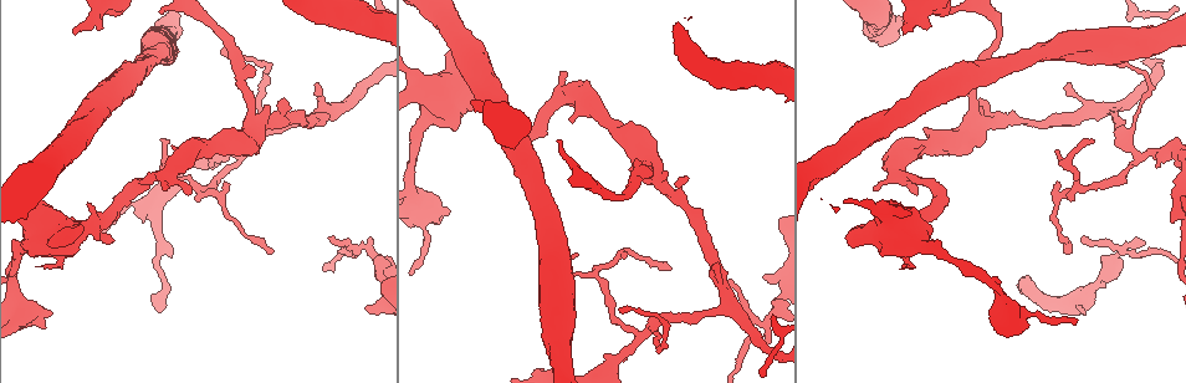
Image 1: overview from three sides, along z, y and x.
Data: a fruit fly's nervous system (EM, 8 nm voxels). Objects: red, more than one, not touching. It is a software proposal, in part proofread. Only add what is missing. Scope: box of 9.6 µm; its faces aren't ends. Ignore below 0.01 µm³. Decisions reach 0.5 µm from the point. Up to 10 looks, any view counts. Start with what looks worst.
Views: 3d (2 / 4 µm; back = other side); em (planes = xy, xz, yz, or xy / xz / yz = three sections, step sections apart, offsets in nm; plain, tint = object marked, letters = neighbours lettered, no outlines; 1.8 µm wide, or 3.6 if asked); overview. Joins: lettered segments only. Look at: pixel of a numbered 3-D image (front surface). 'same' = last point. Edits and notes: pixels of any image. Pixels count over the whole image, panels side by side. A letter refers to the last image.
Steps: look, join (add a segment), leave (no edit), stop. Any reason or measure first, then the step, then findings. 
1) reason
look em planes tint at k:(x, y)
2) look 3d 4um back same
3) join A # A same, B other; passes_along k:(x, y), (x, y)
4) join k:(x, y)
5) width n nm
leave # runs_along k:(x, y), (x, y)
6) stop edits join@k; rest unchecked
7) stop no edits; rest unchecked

end of a long branch
look 3d 4um at 1:(903, 33)

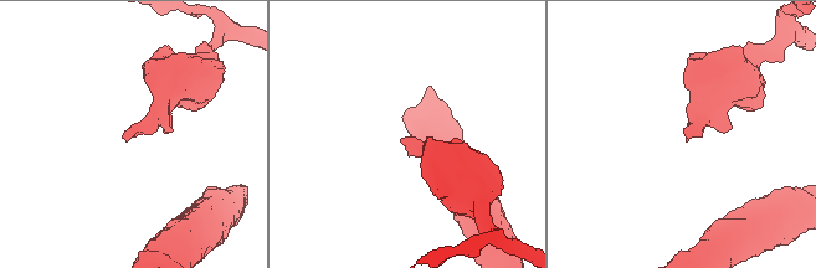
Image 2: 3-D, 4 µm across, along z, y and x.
need the tissue
look em planes letters at 2:(127, 140)

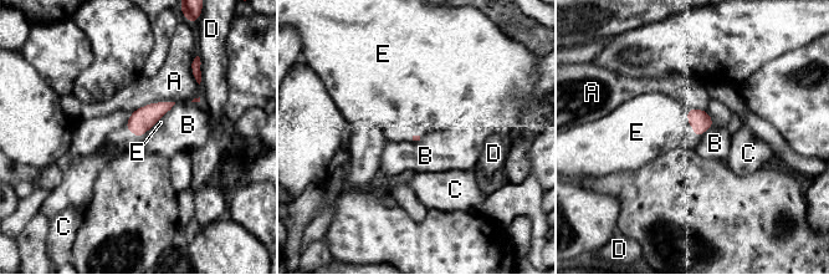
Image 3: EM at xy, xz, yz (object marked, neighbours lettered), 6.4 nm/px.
longest_contact A 130 nm
leave # A other, B other, C other, D other, E other; border 3:(714, 125), (702, 135); no lettered segment goes on from it

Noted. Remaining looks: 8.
arms part here
look em xy step 8 tint at 1:(758, 319)

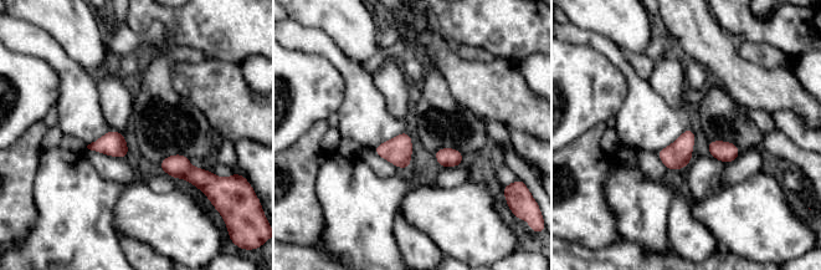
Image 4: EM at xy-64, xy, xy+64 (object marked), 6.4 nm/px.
another direction
look em planes tint same

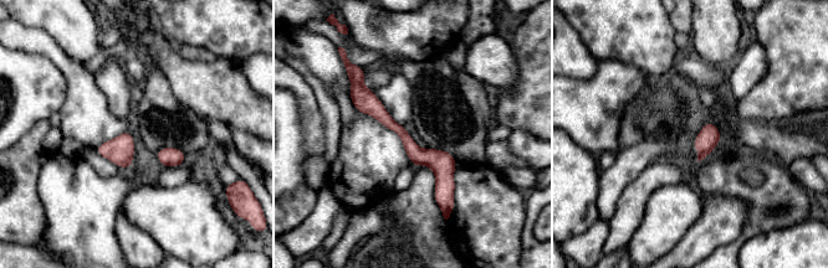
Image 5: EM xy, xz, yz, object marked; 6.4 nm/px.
look em planes letters same

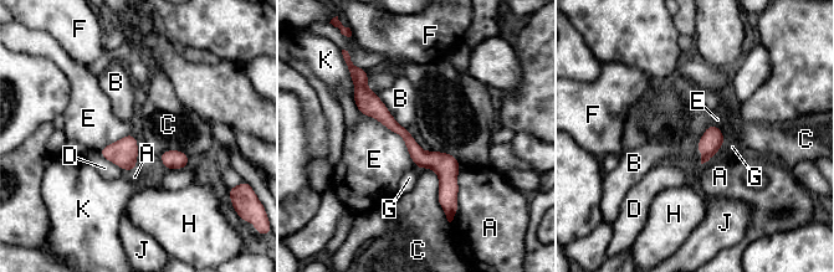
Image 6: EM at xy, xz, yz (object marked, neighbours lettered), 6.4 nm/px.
leave # A other, B other, C other, D other, E other, F other, G other, H other, J other, K other; border 6:(419, 168), (436, 174), (446, 217); none of them fits

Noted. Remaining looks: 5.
sharp bend
look em yz step 16 tint at 1:(659, 324)

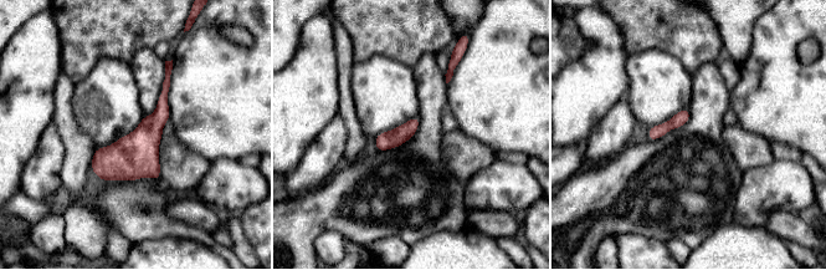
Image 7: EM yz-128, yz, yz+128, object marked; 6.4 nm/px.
look em planes tint same

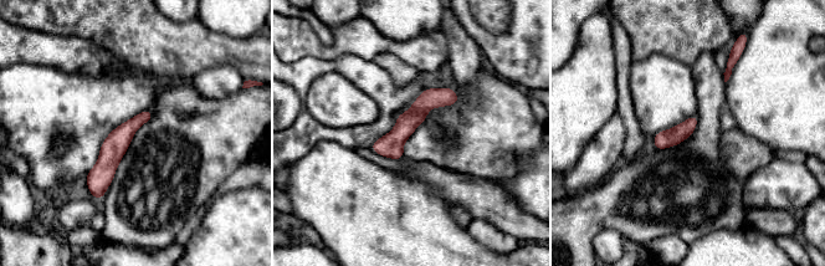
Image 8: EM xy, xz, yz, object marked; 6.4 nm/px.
look em planes letters same

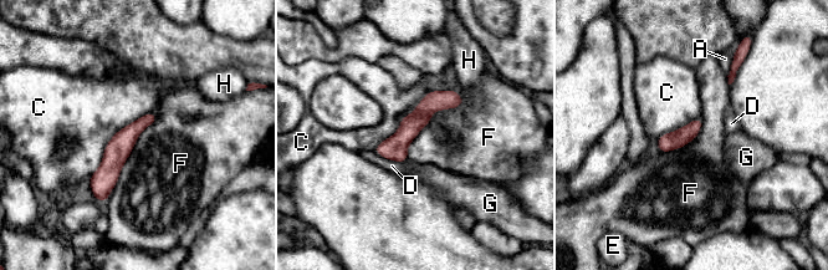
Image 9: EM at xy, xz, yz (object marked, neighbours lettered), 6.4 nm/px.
width 120 nm; longest_contact F 700 nm
leave # A other, C other, D other, E other, F other, G other, H other; none of them fits

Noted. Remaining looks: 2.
free end
look em 3.6um xy step 16 tint at 1:(366, 308)

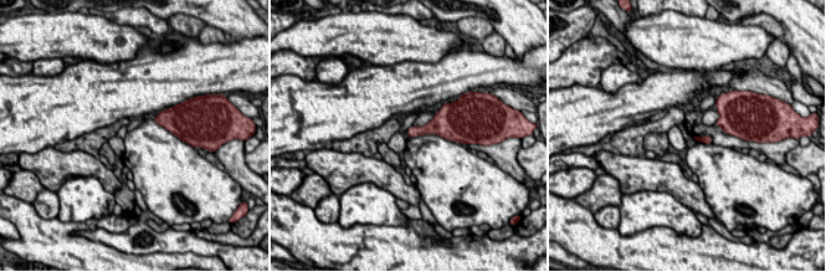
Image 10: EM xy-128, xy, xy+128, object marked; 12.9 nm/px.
look em 3.6um planes letters same

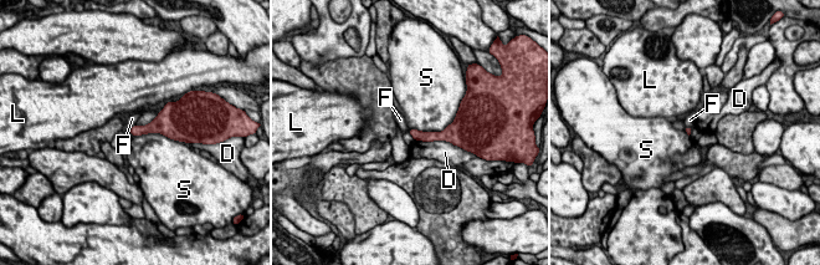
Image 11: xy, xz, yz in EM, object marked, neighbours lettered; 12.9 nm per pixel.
leave # D other, F other, L other, S other; border 11:(131, 133), (162, 133), (174, 141); none of them fits

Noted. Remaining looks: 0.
stop no edits; rest unchecked

